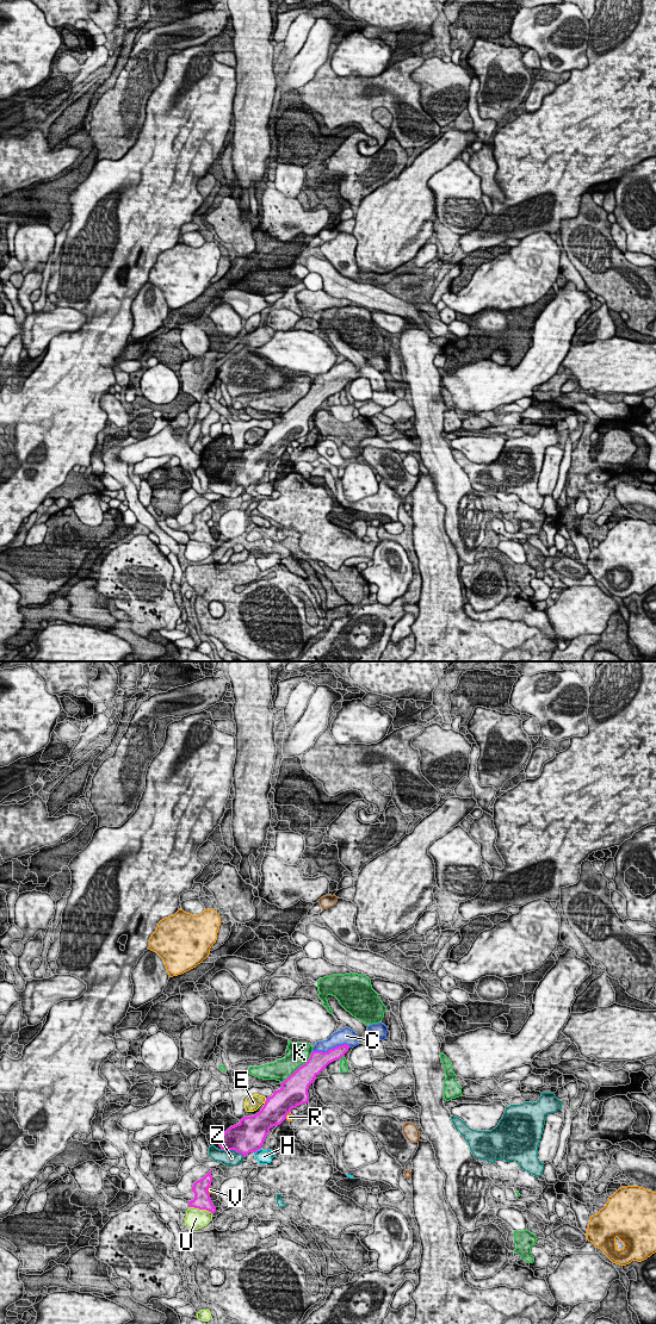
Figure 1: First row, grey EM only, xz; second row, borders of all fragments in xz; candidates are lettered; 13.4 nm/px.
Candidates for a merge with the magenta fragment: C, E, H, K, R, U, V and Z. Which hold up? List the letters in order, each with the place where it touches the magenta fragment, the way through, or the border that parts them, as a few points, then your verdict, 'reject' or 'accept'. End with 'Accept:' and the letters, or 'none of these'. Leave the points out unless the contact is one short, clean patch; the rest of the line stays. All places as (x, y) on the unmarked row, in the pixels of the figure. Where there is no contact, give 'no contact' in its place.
C: contact xz (330, 381); way xz (319, 393), (330, 381), (341, 370); accept
E: contact xz (265, 434); reject
H: contact xz (257, 483); reject
K: contact xz (299, 399); reject
R: contact xz (286, 447); border xz (289, 445), (285, 451); reject
U: contact xz (200, 541); reject
V: contact xz (206, 523); reject
Z: contact xz (234, 482); reject
Accept: C

